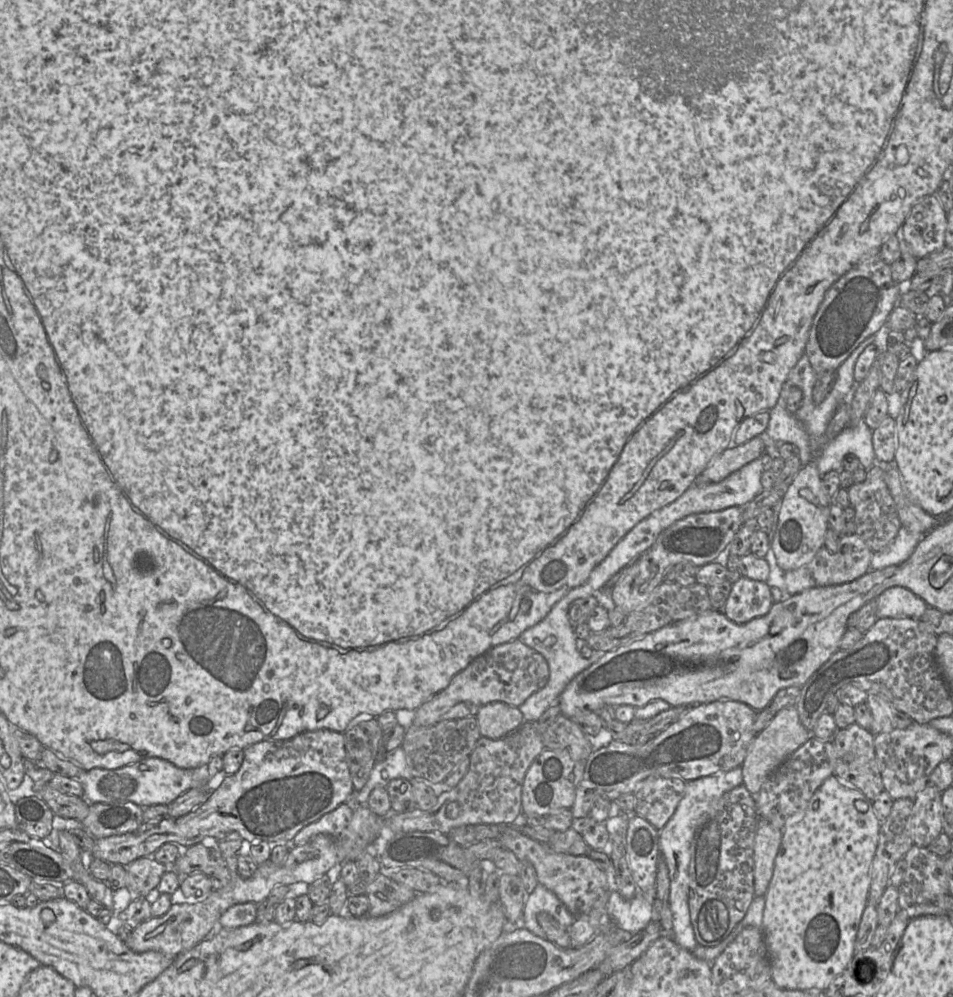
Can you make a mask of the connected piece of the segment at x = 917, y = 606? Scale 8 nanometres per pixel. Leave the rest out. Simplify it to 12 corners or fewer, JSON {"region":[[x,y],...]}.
{"region":[[893,586],[876,599],[877,617],[920,619],[928,605]]}

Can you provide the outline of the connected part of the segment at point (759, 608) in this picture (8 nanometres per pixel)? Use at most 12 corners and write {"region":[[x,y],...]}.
{"region":[[741,576],[722,611],[745,624],[767,614],[766,581]]}

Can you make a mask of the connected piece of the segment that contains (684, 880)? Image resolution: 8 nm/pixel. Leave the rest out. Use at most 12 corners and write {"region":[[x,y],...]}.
{"region":[[742,768],[687,781],[660,832],[674,941],[698,945],[690,918],[692,839],[701,817],[743,784]]}

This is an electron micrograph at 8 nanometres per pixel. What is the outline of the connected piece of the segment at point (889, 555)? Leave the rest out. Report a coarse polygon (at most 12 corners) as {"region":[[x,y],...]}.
{"region":[[901,526],[893,541],[875,552],[871,570],[905,562],[925,534]]}

